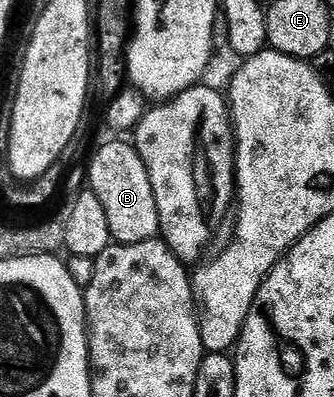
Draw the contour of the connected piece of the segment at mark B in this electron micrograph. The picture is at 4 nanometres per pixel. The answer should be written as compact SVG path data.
M130 142L107 143L91 159L86 168L89 190L105 205L105 217L109 217L109 229L115 243L140 243L159 235L157 197L153 197L153 185L145 169L145 161Z

